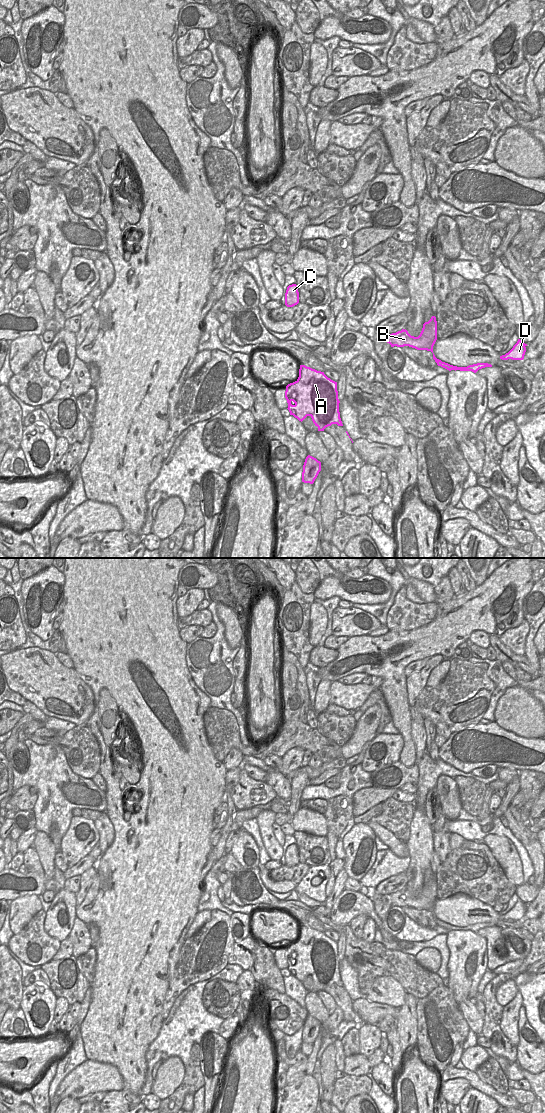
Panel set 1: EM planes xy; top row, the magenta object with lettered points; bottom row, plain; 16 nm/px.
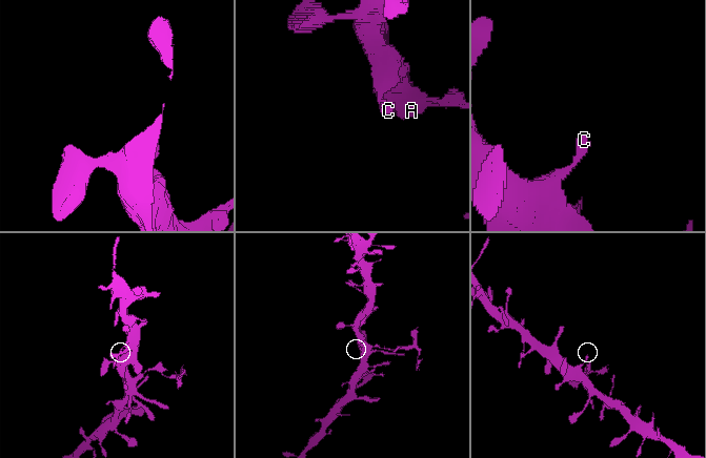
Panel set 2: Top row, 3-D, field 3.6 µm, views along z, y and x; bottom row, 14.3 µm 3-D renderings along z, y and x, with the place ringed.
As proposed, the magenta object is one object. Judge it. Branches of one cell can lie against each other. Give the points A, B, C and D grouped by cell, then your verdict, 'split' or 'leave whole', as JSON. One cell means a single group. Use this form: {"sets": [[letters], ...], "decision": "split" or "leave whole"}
{"sets": [["A", "B", "C"], ["D"]], "decision": "split"}

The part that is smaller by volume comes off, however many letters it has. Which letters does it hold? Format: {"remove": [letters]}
{"remove": ["D"]}

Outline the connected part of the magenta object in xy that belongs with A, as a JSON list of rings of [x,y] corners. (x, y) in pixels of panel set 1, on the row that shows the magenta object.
[[[300,365],[299,377],[295,382],[286,386],[285,398],[290,415],[301,422],[307,416],[310,416],[315,426],[318,427],[318,431],[324,431],[326,427],[332,424],[343,426],[339,412],[340,401],[338,399],[337,382],[328,378],[324,372]]]

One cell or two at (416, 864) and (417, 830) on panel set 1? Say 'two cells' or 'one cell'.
one cell

